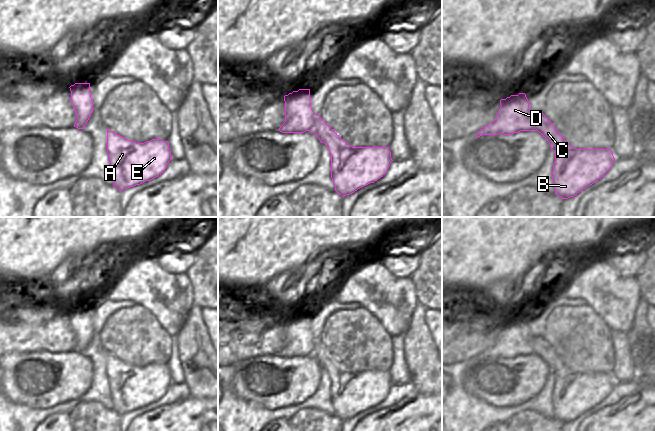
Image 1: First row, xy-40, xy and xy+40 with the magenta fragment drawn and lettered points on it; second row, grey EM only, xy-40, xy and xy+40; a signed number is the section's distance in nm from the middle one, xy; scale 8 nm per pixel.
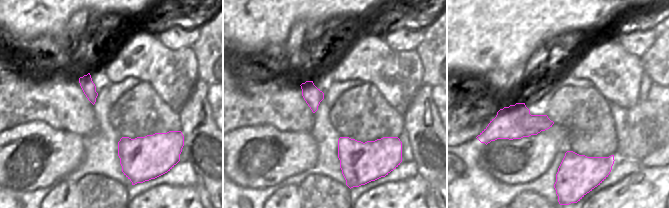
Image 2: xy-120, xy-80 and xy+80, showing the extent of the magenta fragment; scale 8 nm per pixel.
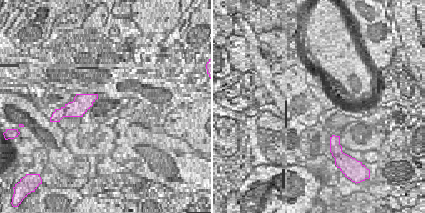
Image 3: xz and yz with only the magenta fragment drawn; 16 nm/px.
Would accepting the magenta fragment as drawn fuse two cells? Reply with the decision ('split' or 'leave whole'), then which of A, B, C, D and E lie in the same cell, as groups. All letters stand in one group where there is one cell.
leave whole; groups A B C D E

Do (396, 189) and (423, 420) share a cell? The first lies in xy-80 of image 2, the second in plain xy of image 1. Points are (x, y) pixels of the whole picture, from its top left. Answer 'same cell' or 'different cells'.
same cell

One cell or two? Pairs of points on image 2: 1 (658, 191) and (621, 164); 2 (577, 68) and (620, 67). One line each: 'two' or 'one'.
1: two
2: one

